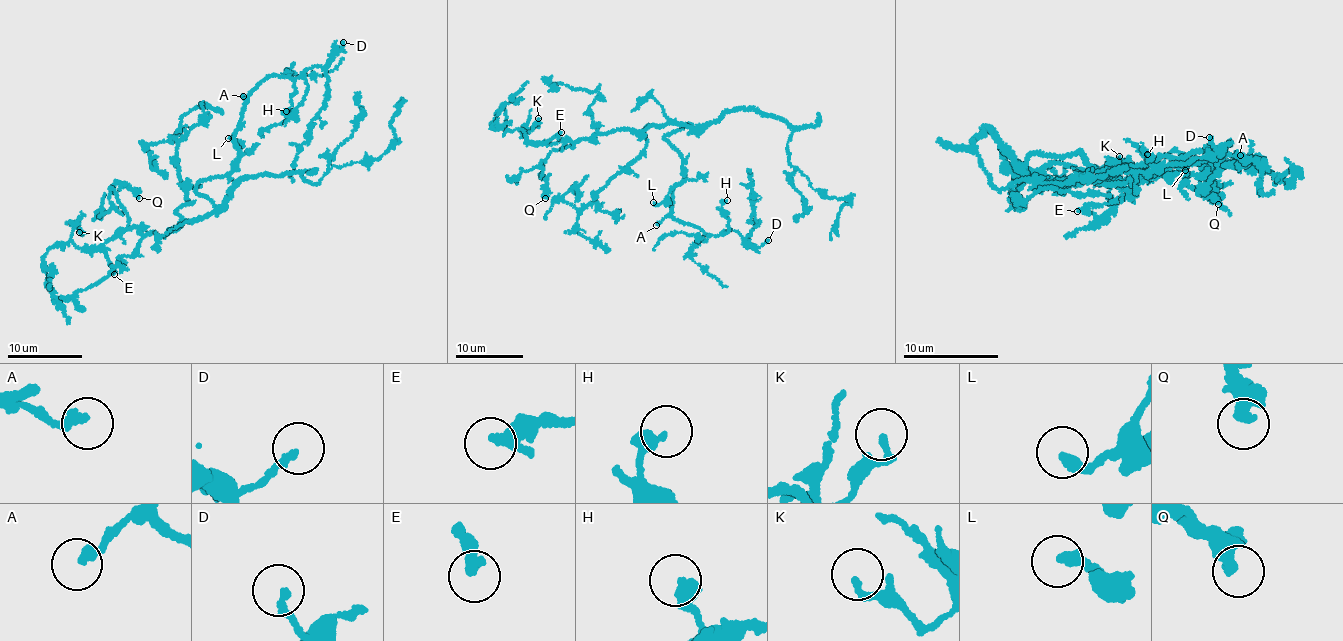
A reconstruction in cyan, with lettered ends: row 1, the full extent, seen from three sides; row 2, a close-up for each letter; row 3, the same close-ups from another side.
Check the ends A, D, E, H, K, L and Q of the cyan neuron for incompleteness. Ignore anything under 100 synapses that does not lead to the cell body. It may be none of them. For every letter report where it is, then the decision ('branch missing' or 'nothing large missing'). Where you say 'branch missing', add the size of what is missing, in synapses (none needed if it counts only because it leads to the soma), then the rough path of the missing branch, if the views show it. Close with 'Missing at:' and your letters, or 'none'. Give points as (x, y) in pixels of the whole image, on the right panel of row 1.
A: (1240, 155) | nothing large missing
D: (1209, 137) | nothing large missing
E: (1077, 211) | nothing large missing
H: (1147, 154) | nothing large missing
K: (1119, 156) | nothing large missing
L: (1185, 170) | nothing large missing
Q: (1218, 204) | nothing large missing
Missing at: none

